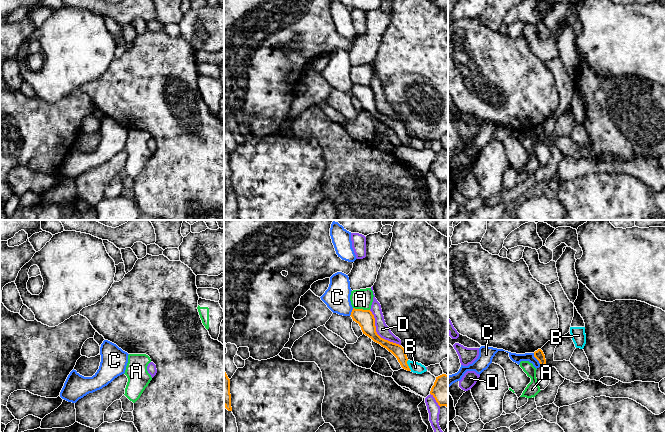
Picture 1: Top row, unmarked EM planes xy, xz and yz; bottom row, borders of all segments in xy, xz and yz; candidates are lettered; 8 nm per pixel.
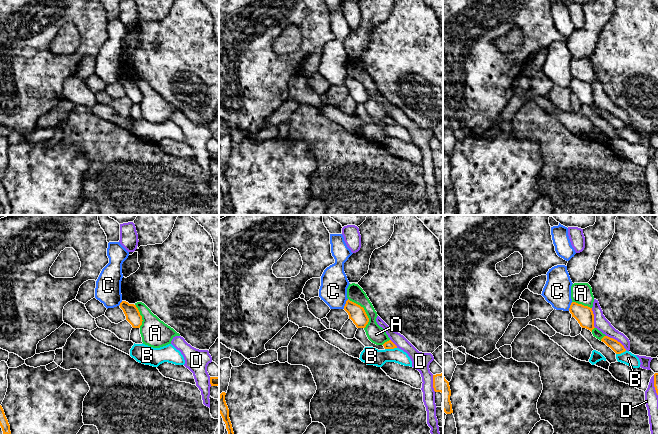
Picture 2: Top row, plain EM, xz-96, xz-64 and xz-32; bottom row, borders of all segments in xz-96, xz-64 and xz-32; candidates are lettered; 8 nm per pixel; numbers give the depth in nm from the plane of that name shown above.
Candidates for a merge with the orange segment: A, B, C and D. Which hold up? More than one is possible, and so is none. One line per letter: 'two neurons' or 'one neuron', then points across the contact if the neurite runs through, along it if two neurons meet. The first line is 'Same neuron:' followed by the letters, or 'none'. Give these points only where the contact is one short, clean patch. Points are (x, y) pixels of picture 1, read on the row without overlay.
Same neuron: none
A: two neurons
B: two neurons
C: two neurons; border along yz (533, 129), (540, 142)
D: two neurons

